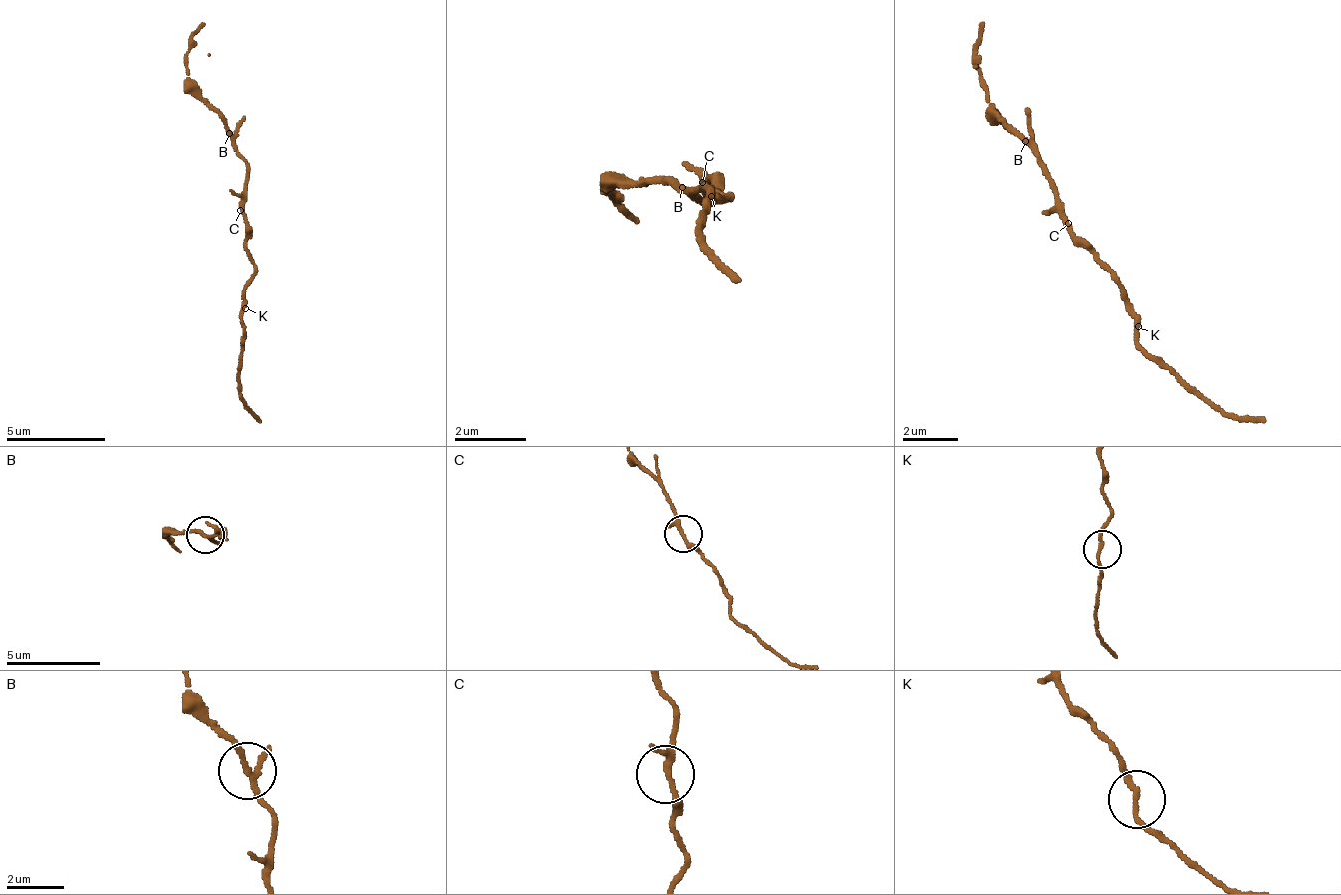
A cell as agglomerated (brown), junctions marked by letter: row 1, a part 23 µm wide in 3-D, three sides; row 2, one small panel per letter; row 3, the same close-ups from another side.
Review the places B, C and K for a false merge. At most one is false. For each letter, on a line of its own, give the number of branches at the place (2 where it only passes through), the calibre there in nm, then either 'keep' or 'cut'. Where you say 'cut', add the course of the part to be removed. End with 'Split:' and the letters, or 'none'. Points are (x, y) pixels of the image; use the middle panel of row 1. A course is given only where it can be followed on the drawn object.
B: 3 branches meet; 170 nm thick; cut; foreign part runs (684, 188), (603, 182), (612, 206), (639, 226)
C: 3 branches meet; 170 nm thick; keep
K: 2 branches meet; 170 nm thick; keep
Split: B

